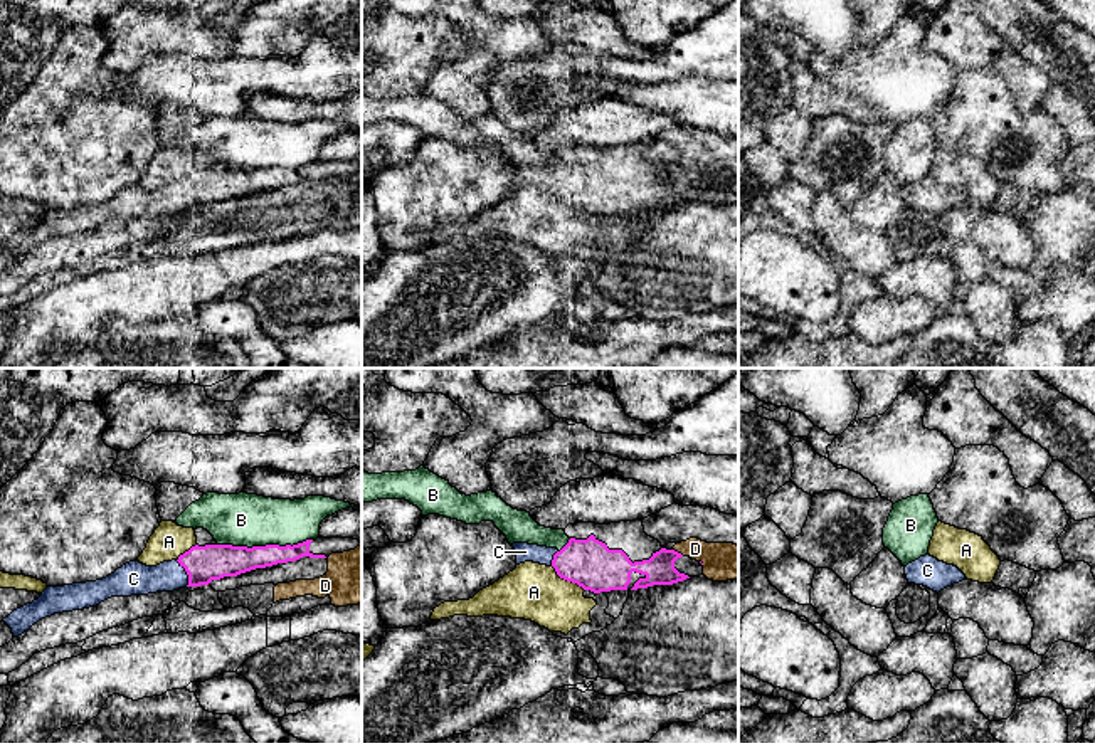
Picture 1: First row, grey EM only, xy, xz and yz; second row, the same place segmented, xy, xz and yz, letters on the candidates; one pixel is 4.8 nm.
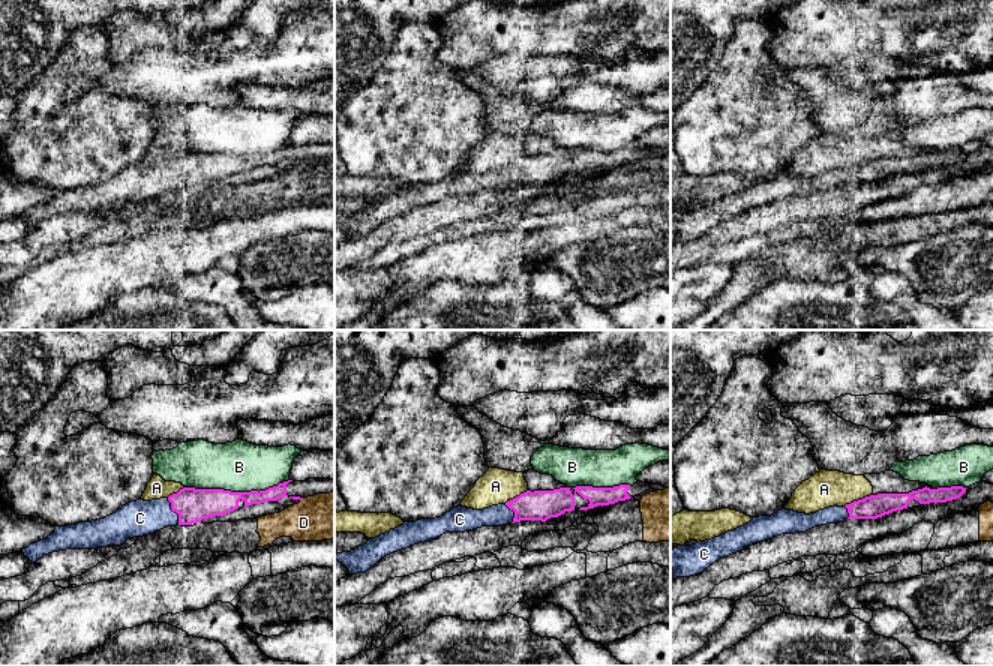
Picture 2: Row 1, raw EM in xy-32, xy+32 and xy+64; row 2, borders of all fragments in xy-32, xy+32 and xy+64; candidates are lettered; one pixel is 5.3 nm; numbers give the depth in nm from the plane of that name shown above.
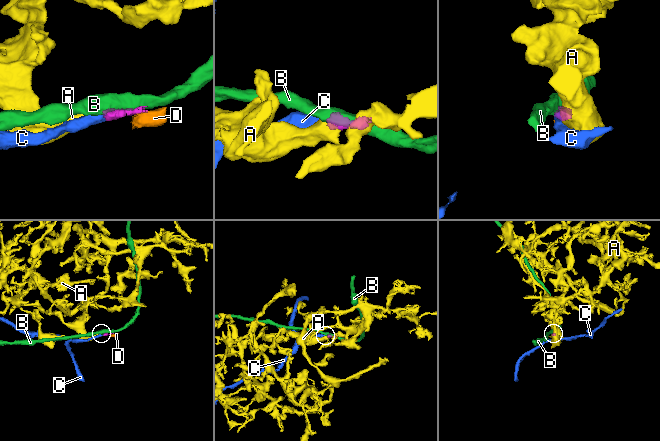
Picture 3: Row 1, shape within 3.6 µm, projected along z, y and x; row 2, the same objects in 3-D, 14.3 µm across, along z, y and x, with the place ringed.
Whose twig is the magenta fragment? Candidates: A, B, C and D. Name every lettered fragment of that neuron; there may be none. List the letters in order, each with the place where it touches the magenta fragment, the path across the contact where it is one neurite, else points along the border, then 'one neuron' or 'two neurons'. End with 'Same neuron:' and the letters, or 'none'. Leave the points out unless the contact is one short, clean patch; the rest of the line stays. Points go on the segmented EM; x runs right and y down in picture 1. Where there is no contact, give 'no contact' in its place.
A: contact xz (567, 580); two neurons
B: contact xy (266, 545); two neurons
C: contact xy (187, 574); one neuron
D: contact xz (677, 552); border xz (673, 548), (683, 555); two neurons
Same neuron: C

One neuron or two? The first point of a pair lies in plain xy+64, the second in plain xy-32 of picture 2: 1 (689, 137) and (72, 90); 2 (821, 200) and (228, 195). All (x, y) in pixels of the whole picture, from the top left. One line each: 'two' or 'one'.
1: two
2: two

